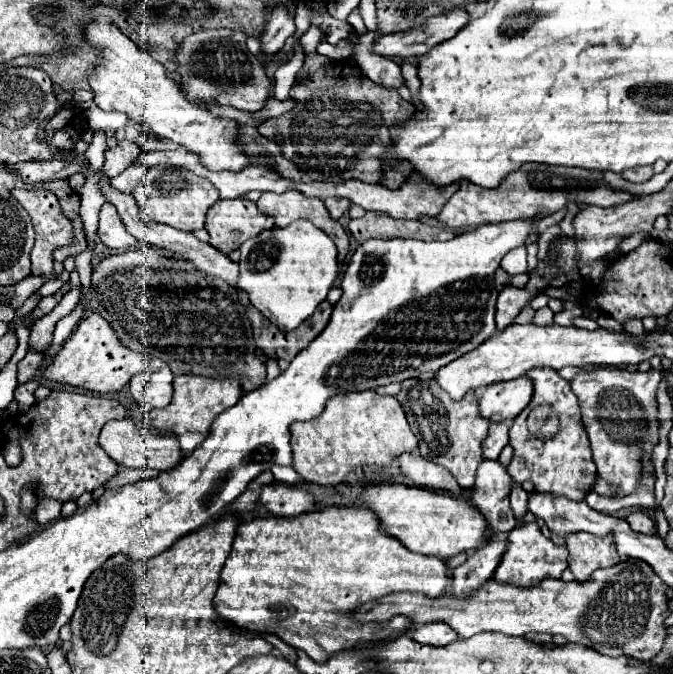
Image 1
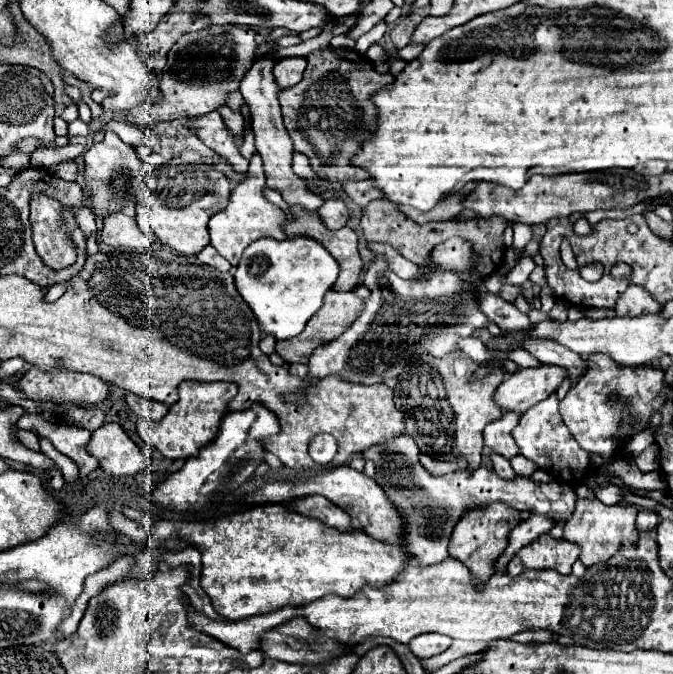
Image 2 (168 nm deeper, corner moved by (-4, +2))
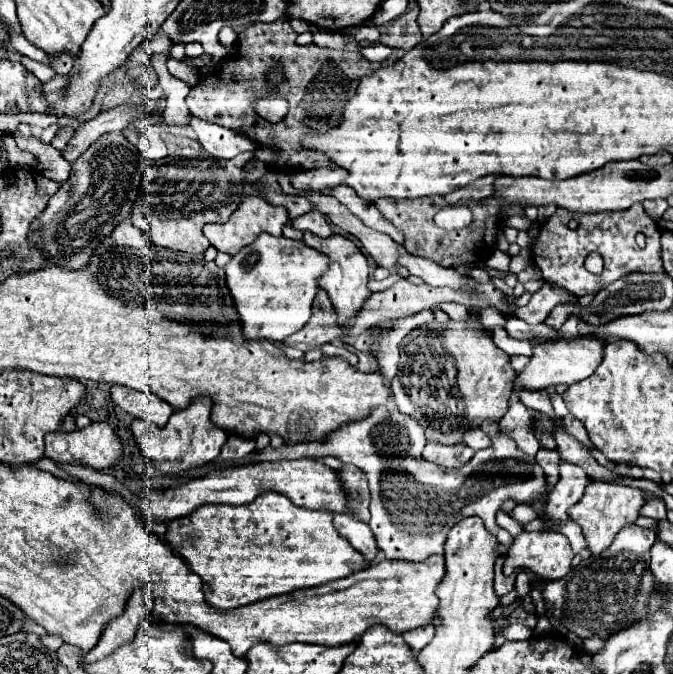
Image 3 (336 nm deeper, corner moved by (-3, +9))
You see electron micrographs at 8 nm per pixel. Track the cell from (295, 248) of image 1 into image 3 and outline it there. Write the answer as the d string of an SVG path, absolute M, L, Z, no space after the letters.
M261 234L225 266L227 286L235 300L243 336L249 340L283 342L305 326L311 316L311 304L319 290L317 280L329 270L329 258L301 240Z

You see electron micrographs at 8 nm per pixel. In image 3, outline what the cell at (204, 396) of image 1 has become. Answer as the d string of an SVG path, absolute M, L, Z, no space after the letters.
M197 396L191 400L189 408L183 410L175 410L169 418L169 422L163 428L155 428L145 420L133 420L131 422L131 430L135 434L137 444L141 446L143 454L155 462L155 460L163 460L163 472L165 474L177 474L183 472L187 468L193 466L201 466L205 462L211 462L219 456L221 446L227 442L227 432L213 426L209 420L211 414L211 400L209 396Z

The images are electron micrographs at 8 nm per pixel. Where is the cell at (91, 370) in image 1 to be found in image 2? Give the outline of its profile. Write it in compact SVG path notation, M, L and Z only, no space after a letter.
M30 367L18 381L18 389L24 391L28 399L56 405L96 405L108 397L108 387L108 383L92 375L74 371L54 371L54 375L46 375L38 371L38 367Z

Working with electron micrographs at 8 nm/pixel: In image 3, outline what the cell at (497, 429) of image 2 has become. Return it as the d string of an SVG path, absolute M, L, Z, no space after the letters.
M521 400L513 402L507 410L507 414L499 420L499 432L513 438L521 452L525 452L529 456L537 454L539 442L531 430L531 414Z

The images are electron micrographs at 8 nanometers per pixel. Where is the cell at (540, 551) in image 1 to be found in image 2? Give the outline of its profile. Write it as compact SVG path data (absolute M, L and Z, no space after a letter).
M540 535L510 559L508 573L518 575L526 569L554 569L562 575L570 575L572 563L578 559L578 555L580 549L574 543L566 539L558 541L550 535Z

